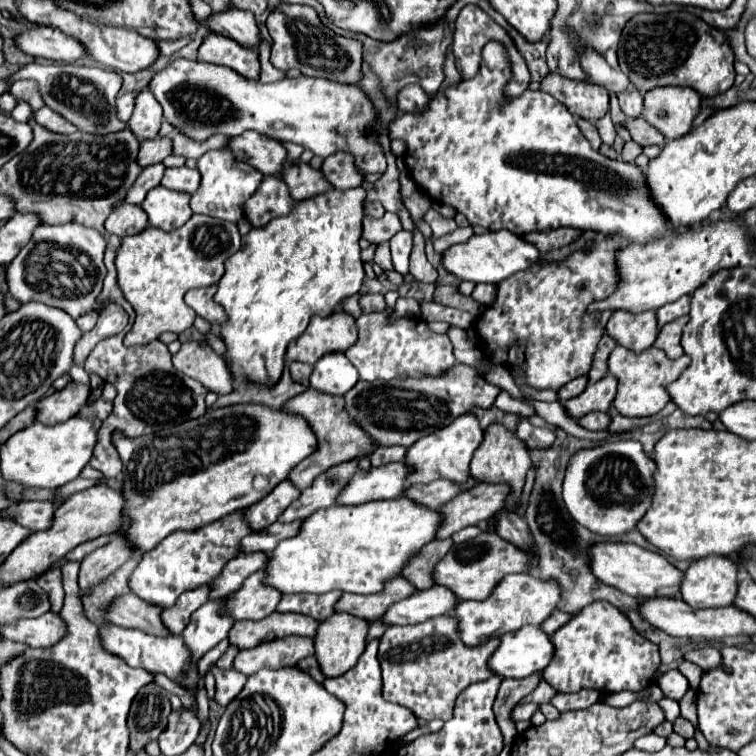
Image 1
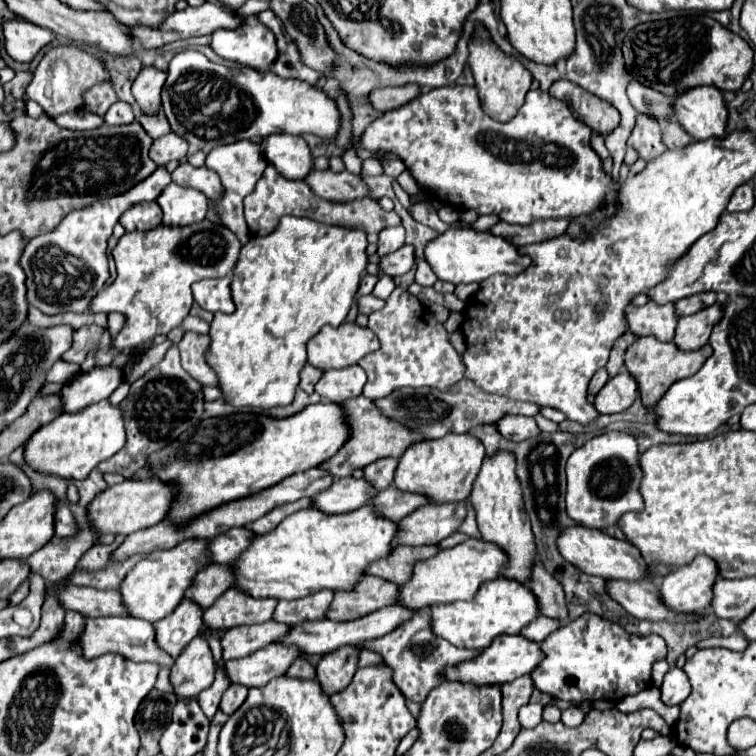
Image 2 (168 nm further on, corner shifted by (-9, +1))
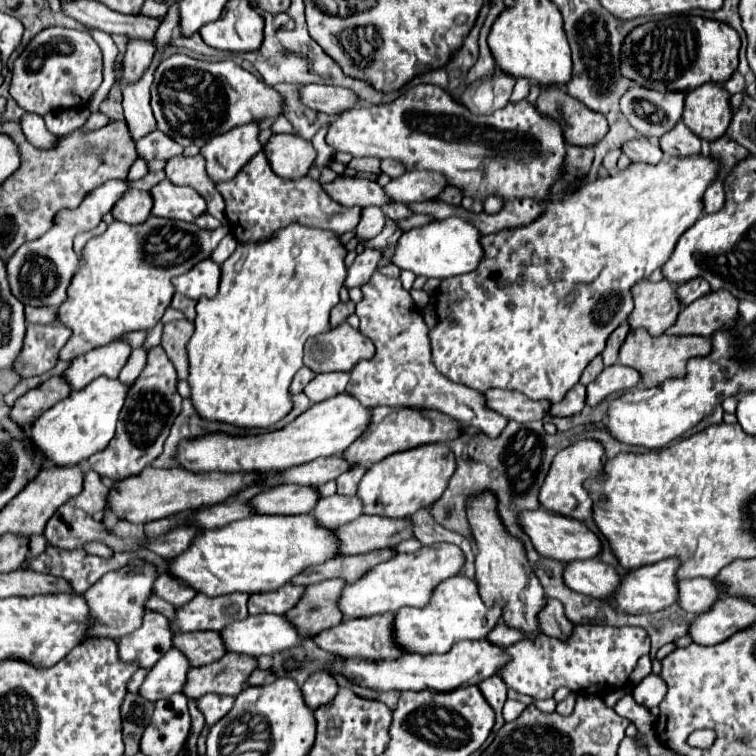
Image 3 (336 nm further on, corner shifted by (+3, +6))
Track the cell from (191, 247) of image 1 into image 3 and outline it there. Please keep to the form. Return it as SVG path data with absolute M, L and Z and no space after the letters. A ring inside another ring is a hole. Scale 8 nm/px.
M154 215L140 225L112 221L102 235L92 237L82 247L80 265L68 287L68 297L56 311L56 319L68 329L72 329L72 337L68 339L66 347L60 351L60 359L72 361L74 357L88 353L96 347L108 345L116 337L130 331L150 331L162 319L166 307L172 301L174 285L170 279L190 271L196 263L208 259L224 235L228 235L226 225L214 231L204 231L204 229L198 229L194 223L172 221L172 219L154 217Z

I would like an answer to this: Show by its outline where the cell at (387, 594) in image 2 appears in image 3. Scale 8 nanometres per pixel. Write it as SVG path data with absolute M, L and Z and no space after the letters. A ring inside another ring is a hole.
M332 579L320 581L316 585L308 585L300 603L286 611L286 619L296 623L296 631L304 637L316 637L320 631L338 625L344 615L338 609L338 597L346 581Z

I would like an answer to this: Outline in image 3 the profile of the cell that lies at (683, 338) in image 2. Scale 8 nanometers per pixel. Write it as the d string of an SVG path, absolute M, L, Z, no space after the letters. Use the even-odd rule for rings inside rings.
M712 291L684 307L678 315L678 321L666 333L710 337L720 331L720 327L732 327L738 315L738 299L734 295L728 291Z

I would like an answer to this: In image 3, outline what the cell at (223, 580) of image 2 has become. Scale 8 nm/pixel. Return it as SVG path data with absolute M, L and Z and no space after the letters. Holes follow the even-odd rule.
M166 573L156 579L156 583L154 583L154 587L152 587L152 593L154 593L156 597L172 603L174 607L180 607L180 605L188 603L188 601L196 595L194 589L190 589L190 587L186 587L186 585L180 585L176 579L172 579L172 577L166 575Z

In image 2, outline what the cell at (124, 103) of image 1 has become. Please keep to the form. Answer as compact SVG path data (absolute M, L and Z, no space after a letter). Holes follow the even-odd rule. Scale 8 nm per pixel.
M116 102L116 104L112 104L110 110L106 112L104 122L112 124L112 126L118 126L118 124L130 124L130 122L134 122L134 118L136 118L136 116L134 116L132 104L128 104L128 102Z

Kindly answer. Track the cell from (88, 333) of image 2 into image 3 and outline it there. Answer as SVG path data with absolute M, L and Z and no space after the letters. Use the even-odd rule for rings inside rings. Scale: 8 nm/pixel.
M58 321L48 325L28 325L24 347L14 363L14 371L20 379L48 373L56 365L58 353L70 335L72 331Z

